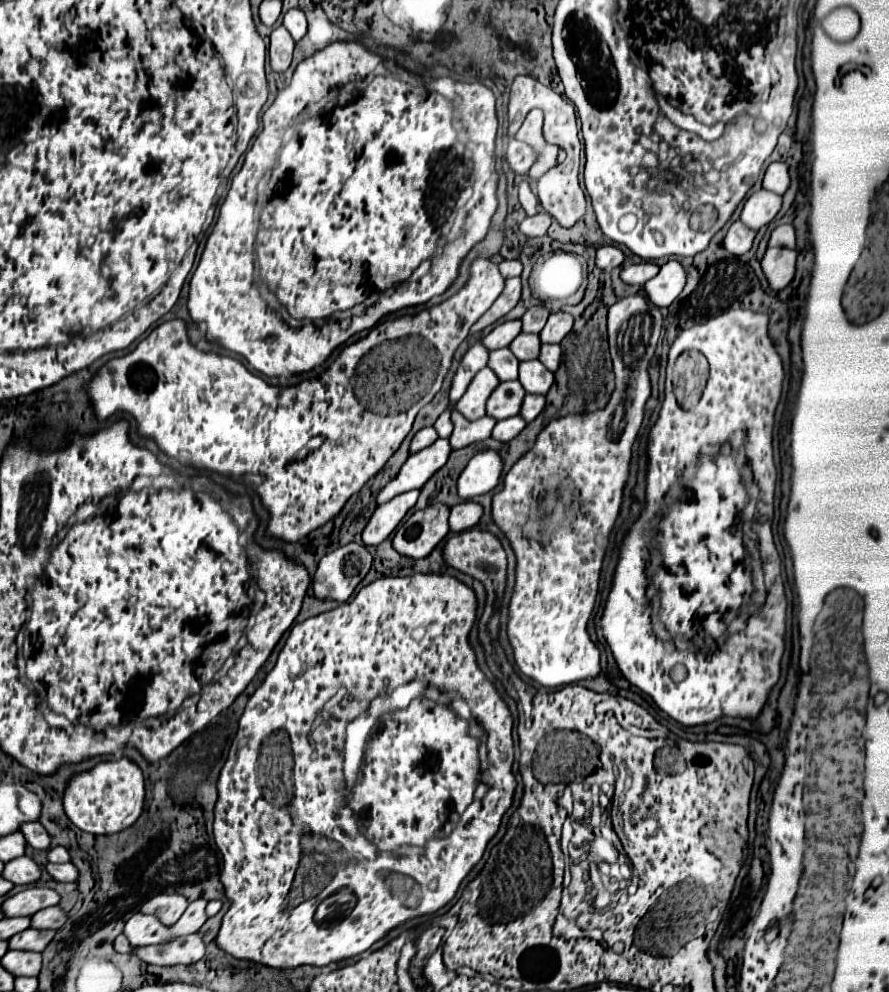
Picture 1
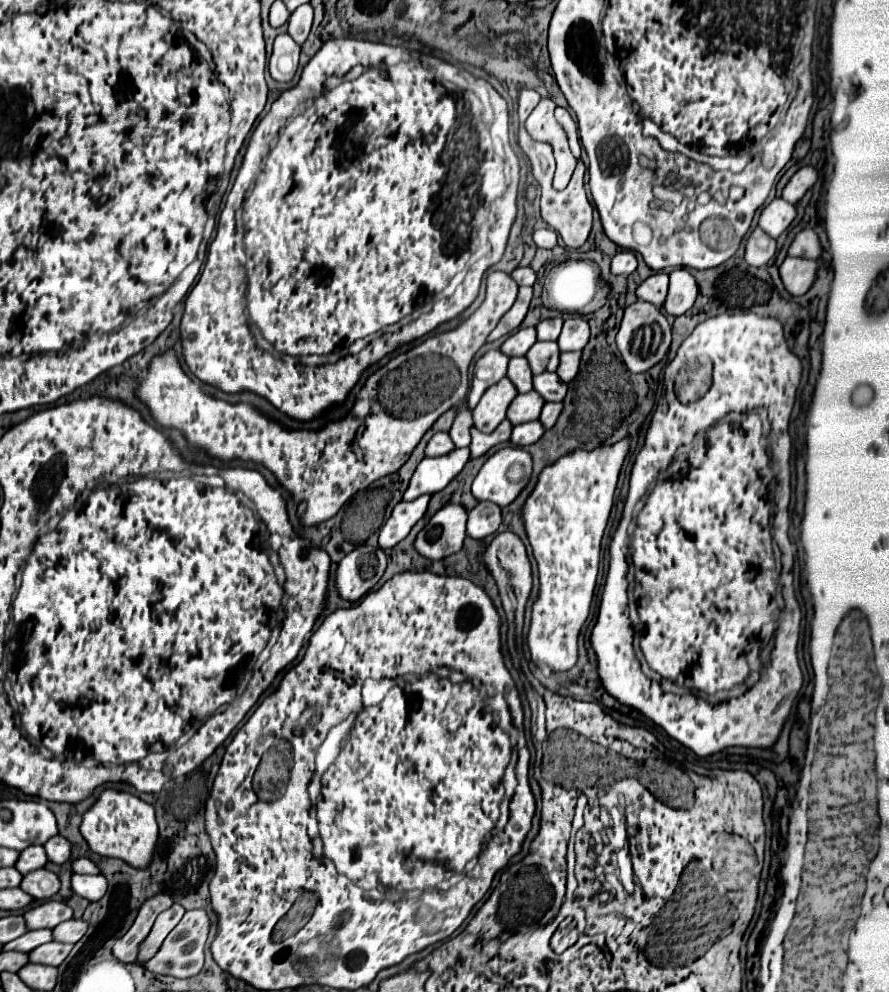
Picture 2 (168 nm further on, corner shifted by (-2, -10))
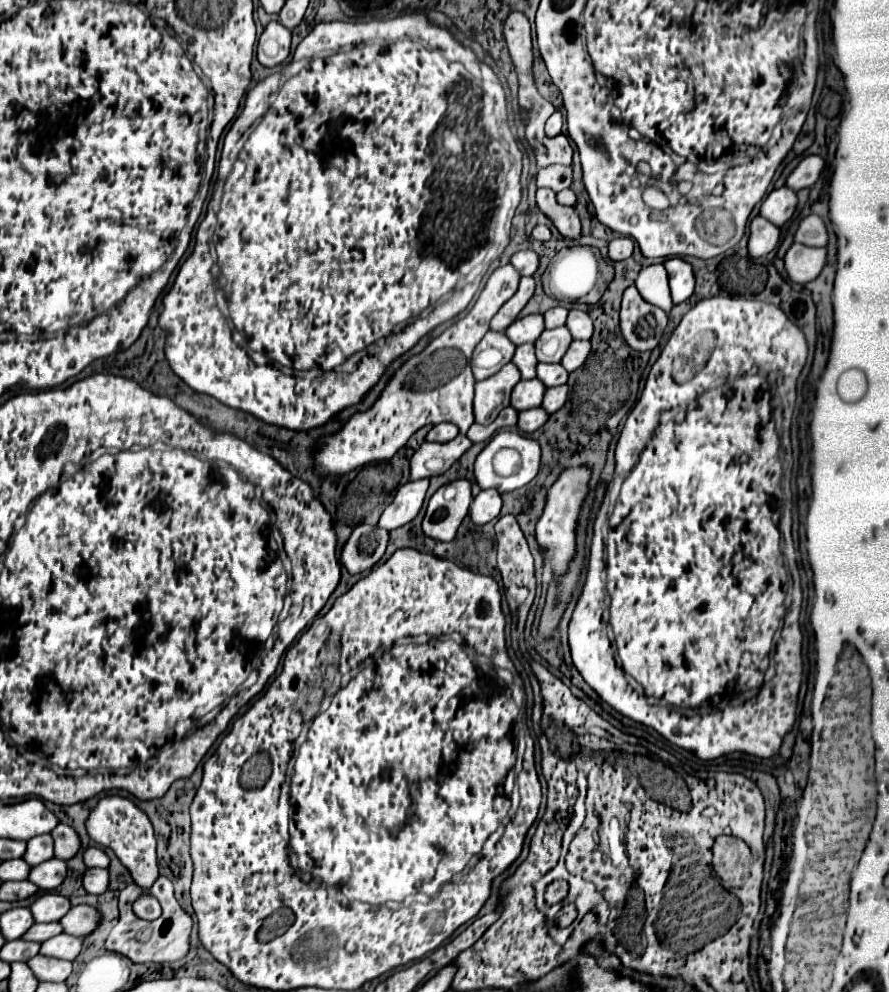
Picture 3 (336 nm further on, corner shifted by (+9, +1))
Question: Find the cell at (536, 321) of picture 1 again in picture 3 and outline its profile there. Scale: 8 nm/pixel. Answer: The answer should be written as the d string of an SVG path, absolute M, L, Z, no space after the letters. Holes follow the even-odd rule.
M553 307L549 309L543 317L545 317L545 329L555 329L565 325L565 317L567 317L567 309L565 307Z

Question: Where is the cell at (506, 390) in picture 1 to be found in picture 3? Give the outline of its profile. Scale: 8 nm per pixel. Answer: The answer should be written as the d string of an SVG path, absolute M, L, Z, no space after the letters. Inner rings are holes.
M537 379L519 381L511 393L511 407L517 411L539 407L543 393L545 393L545 387L541 385L541 381L537 381Z

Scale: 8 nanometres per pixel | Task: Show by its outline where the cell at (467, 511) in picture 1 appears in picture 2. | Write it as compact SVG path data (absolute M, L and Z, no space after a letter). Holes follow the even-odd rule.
M480 502L468 512L468 536L486 538L498 530L502 524L502 508L492 502Z

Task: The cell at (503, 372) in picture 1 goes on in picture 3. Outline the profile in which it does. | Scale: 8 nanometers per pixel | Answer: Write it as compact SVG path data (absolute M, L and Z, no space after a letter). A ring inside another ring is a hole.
M525 343L525 345L519 345L515 349L515 355L511 359L519 373L521 373L521 379L533 379L535 377L535 365L537 365L537 359L535 359L535 353L533 353L533 343Z

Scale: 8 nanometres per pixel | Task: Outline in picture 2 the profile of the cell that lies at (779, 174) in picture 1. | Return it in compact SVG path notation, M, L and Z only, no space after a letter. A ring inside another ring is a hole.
M804 166L800 168L792 178L790 182L786 184L786 188L782 190L782 198L788 200L790 204L796 204L802 200L802 196L816 184L818 180L818 170L814 166Z

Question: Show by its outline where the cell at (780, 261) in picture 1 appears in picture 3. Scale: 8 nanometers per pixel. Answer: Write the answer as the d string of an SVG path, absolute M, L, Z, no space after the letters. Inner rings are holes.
M793 243L783 257L789 279L793 283L813 281L825 265L825 255L827 255L827 249L823 247L815 249L815 247L807 247L801 243Z

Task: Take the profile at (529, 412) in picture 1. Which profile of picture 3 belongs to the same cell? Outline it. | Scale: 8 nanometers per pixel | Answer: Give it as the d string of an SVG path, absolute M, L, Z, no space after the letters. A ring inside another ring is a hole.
M567 385L545 389L545 395L543 395L543 403L541 403L541 407L543 407L547 413L555 413L555 411L565 403L567 391L569 391Z

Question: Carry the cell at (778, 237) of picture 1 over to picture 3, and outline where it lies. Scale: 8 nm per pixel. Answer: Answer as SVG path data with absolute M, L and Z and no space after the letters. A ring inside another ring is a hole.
M809 215L799 223L799 229L793 237L797 243L803 243L807 247L825 247L827 245L827 231L817 215Z

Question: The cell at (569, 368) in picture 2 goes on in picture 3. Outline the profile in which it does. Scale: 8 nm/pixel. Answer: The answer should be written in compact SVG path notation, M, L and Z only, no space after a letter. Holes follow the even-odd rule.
M571 341L567 353L561 359L561 365L565 365L565 369L571 373L575 369L579 369L585 363L585 357L589 355L589 341Z

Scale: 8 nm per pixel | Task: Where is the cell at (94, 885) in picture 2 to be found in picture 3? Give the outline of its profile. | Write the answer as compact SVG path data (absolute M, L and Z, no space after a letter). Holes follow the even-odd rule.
M87 869L83 873L83 887L85 887L87 893L99 895L107 889L107 885L109 885L107 869Z

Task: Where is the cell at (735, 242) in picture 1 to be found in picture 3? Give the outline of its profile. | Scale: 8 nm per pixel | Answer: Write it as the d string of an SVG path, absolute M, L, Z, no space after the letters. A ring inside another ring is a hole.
M759 215L753 217L749 225L749 241L747 241L749 257L767 255L769 251L775 249L777 241L779 241L779 227L775 227L773 223L765 221Z

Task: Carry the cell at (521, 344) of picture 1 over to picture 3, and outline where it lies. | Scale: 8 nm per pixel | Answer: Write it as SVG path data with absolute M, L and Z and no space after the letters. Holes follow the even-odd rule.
M557 327L557 329L545 329L539 339L535 341L535 357L541 363L559 363L561 357L565 355L565 349L569 347L571 335L567 329Z

